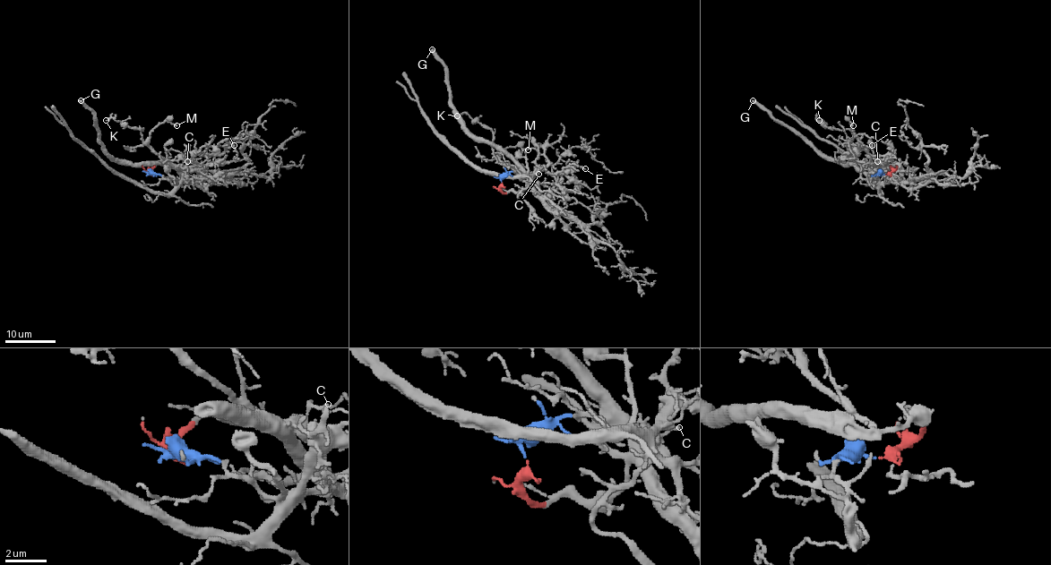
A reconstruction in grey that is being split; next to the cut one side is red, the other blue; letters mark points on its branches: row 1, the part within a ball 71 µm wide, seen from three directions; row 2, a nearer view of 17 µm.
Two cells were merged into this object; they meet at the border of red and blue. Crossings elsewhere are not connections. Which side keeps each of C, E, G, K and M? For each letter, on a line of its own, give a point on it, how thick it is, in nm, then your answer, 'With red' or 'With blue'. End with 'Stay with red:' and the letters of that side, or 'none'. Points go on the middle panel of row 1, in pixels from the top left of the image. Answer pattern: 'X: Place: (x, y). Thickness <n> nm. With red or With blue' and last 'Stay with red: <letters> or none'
C: Place: (538, 174). Thickness 90 nm. With blue
E: Place: (585, 168). Thickness 130 nm. With blue
G: Place: (432, 49). Thickness 420 nm. With red
K: Place: (457, 115). Thickness 140 nm. With red
M: Place: (528, 149). Thickness 140 nm. With red
Stay with red: G, K, M

